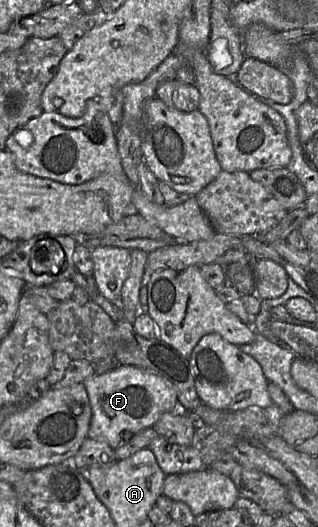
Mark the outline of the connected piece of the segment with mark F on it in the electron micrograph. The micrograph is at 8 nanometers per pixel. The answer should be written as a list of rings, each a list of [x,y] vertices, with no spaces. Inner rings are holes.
[[[117,365],[83,383],[92,409],[88,437],[104,441],[114,450],[138,432],[153,427],[164,413],[178,408],[175,387],[165,378],[137,366]]]

